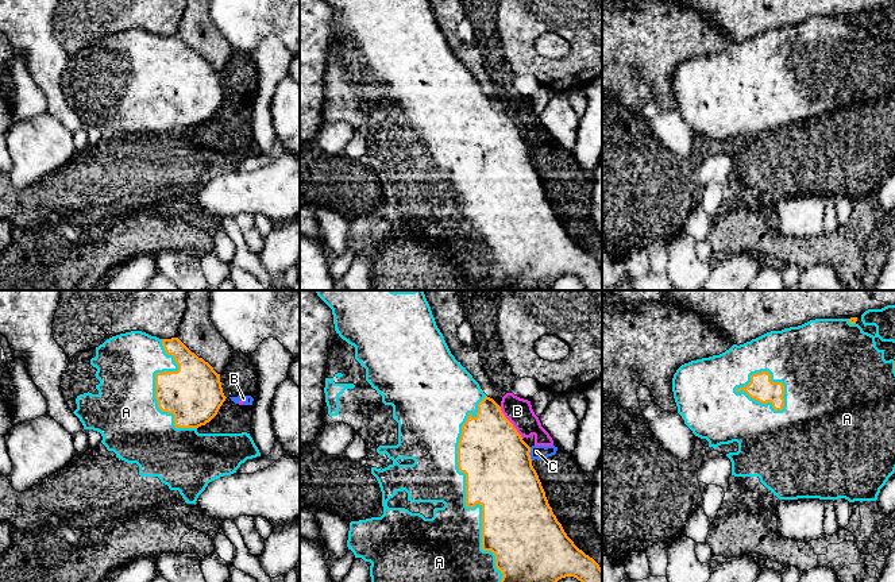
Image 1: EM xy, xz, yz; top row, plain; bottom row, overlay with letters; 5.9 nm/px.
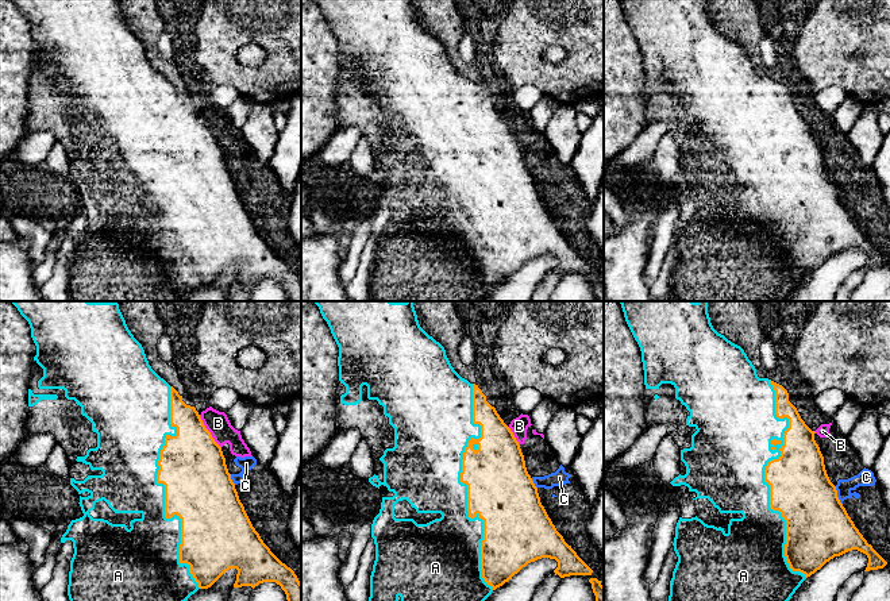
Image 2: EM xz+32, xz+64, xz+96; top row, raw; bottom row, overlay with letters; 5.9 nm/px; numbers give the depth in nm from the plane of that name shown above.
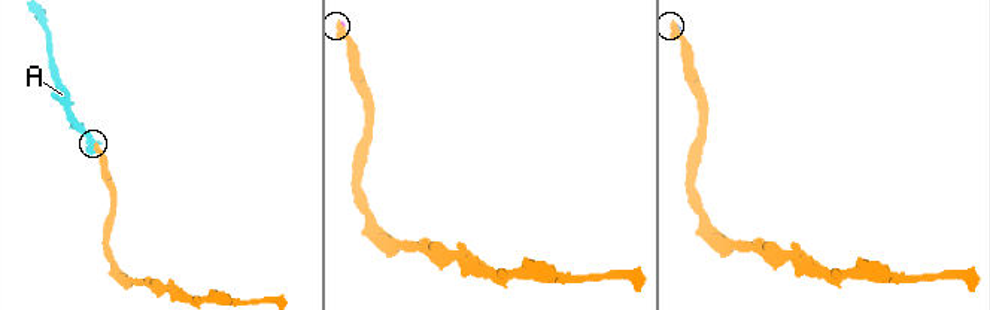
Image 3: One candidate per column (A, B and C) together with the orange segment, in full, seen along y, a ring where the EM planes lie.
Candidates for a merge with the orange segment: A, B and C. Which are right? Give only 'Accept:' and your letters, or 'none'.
Accept: A

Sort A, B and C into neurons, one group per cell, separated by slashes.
A / B C

